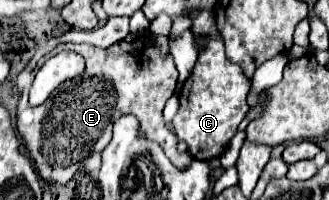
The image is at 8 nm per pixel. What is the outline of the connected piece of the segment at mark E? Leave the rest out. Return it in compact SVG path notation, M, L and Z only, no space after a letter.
M149 34L147 36L137 36L137 40L133 40L133 42L121 40L121 42L109 46L105 50L103 48L95 48L95 46L89 44L59 44L37 62L36 68L39 69L47 58L58 54L65 48L73 52L79 52L85 58L85 62L87 62L85 72L81 74L79 82L77 82L77 78L73 78L69 82L63 82L47 98L47 102L43 102L41 106L29 106L29 88L24 88L21 91L19 110L17 110L19 136L25 140L29 156L35 160L37 170L39 170L39 174L41 174L41 178L45 182L51 182L51 184L69 182L73 178L73 174L81 168L81 162L85 162L93 152L103 150L111 142L113 122L117 118L121 118L123 114L135 114L139 118L143 134L147 138L159 142L173 164L179 164L179 168L185 168L191 162L189 154L179 154L179 150L177 150L177 142L179 140L177 140L175 132L171 132L167 128L167 124L163 122L163 106L173 96L175 86L177 86L177 68L175 68L173 56L159 52L155 48L155 40Z

